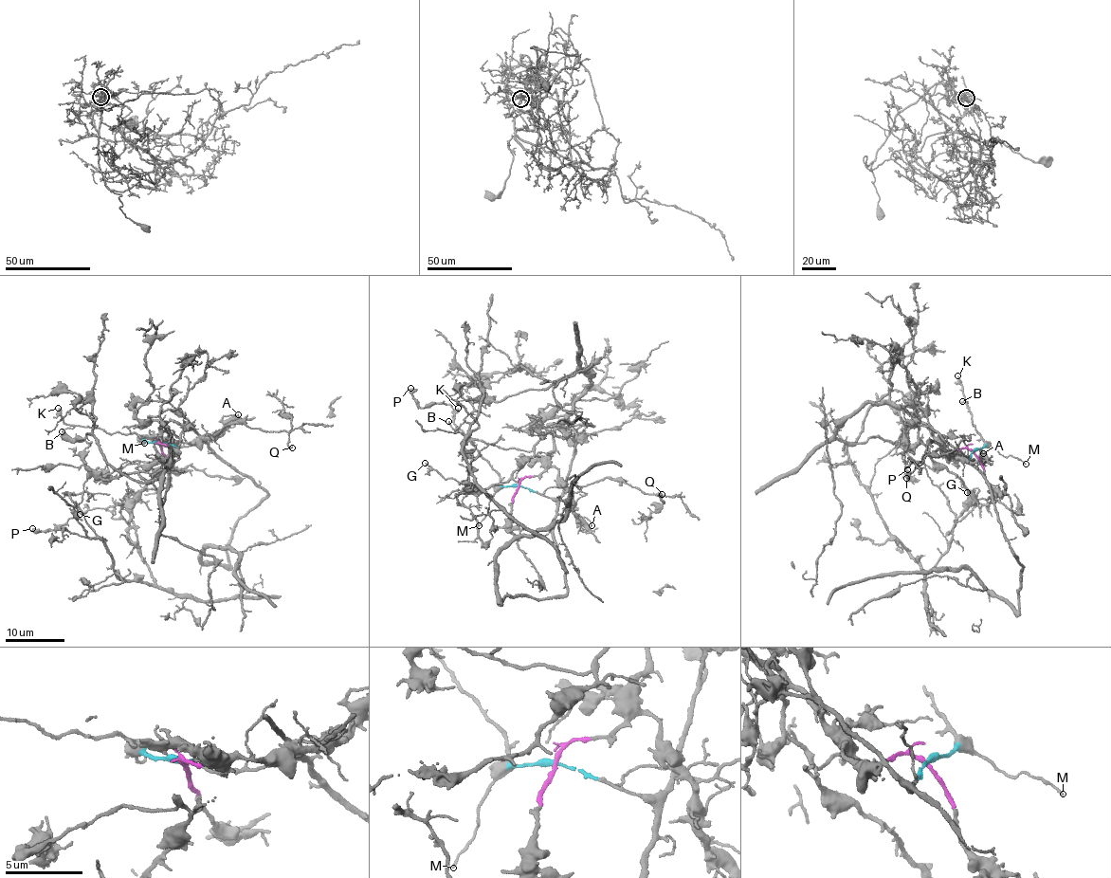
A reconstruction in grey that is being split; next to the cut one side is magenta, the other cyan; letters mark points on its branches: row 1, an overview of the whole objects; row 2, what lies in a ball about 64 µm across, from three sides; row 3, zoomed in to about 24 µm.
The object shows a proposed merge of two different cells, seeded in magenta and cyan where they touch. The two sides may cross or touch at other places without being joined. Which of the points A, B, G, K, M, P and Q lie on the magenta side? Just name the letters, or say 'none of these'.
A, G, P

